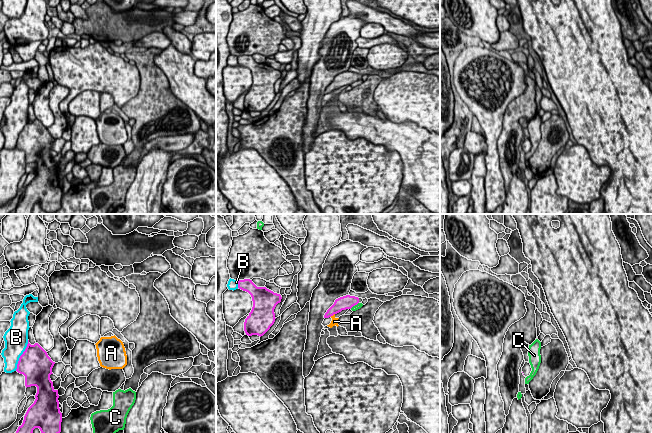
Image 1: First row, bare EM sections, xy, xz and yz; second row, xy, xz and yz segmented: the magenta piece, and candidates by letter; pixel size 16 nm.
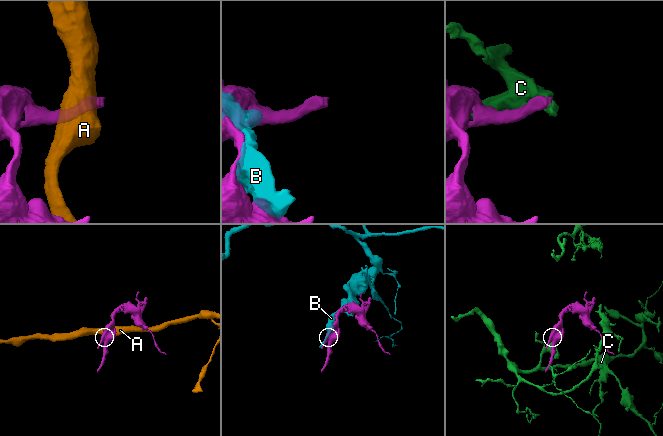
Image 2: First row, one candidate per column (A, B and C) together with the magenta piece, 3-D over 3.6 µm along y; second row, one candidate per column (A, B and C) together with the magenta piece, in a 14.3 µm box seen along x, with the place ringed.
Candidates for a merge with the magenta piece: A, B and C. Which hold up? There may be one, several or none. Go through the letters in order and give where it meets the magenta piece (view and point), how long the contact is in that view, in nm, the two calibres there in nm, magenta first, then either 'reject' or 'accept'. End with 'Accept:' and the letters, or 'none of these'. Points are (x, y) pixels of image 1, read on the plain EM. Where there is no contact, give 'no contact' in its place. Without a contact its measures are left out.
A: xz (332, 91) | 100 nm | 220/100 nm | reject
B: xy (21, 131) | 550 nm | 500/360 nm | reject
C: xz (354, 81) | 180 nm | 220/90 nm | reject
Accept: none of these

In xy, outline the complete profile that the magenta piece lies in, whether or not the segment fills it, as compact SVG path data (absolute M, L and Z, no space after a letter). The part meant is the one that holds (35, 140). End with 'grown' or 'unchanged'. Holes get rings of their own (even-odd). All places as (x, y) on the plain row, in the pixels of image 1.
M28 116L27 123L20 132L16 147L25 152L25 162L37 163L34 179L28 184L21 202L16 207L15 214L31 214L33 206L39 204L46 212L55 212L61 208L62 189L59 184L58 166L53 163L50 155L55 138L51 136L47 128L38 120L31 121Z; unchanged

